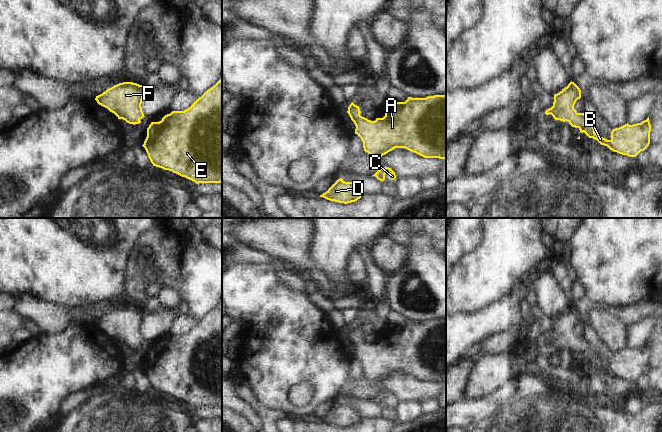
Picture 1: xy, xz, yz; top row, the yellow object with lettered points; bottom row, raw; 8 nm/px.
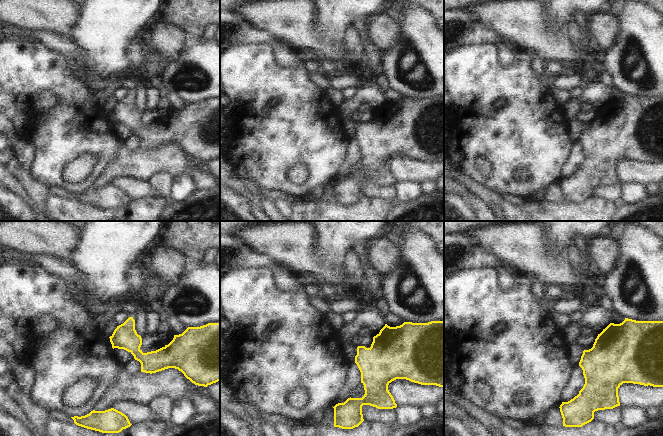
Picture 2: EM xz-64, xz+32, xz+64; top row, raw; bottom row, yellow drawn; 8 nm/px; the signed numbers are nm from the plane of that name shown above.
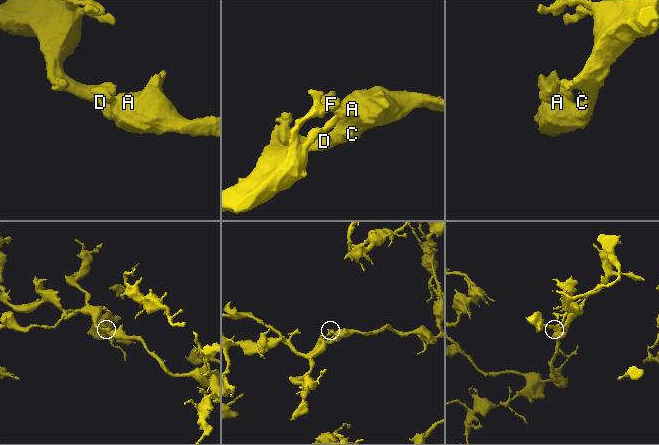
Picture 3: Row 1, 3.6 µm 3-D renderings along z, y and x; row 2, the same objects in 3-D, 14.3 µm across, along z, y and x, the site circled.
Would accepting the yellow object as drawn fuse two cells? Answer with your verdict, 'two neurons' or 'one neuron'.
one neuron

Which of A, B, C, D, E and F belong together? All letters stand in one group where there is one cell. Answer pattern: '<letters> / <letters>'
A B C D E F

